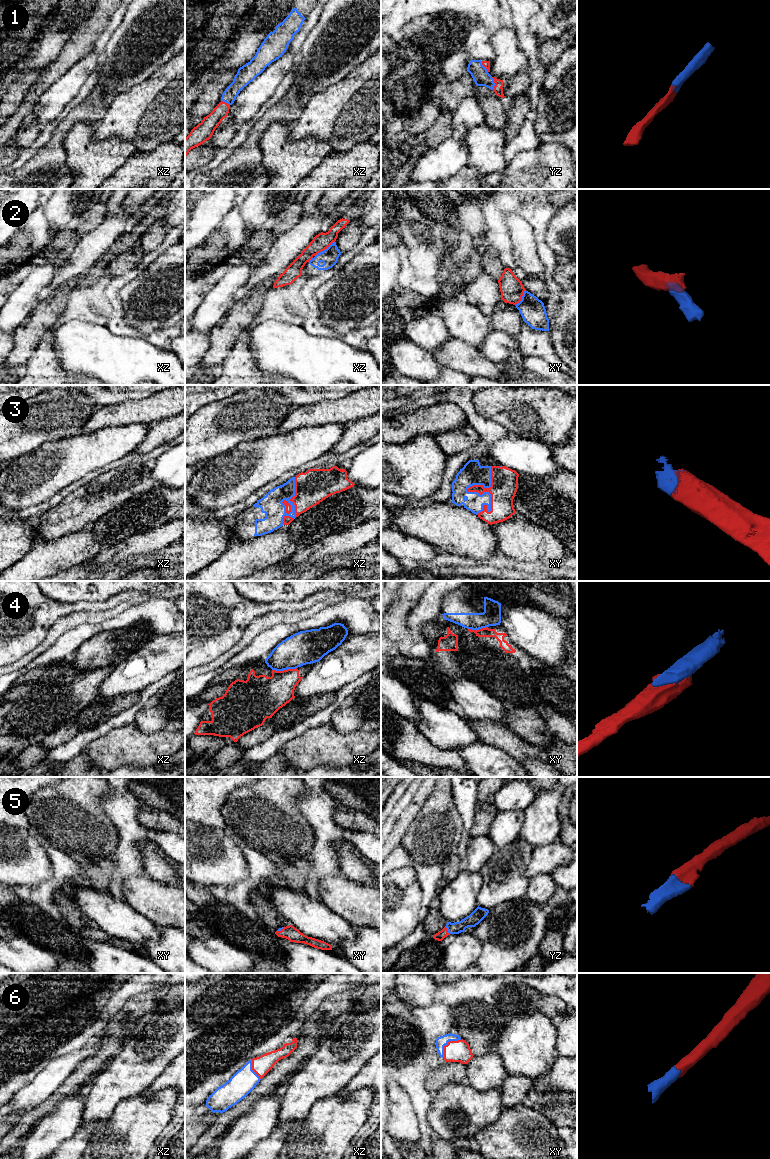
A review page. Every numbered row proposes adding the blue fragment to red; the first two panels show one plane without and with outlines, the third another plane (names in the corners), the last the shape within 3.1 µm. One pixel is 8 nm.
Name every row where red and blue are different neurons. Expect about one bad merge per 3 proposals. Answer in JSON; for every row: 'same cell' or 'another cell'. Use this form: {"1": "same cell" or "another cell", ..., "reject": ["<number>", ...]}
{"1": "same cell", "2": "another cell", "3": "same cell", "4": "another cell", "5": "same cell", "6": "same cell", "reject": ["2", "4"]}

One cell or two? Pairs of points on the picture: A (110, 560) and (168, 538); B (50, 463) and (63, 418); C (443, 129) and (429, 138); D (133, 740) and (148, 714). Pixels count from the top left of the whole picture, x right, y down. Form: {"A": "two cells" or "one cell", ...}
{"A": "one cell", "B": "two cells", "C": "one cell", "D": "two cells"}

